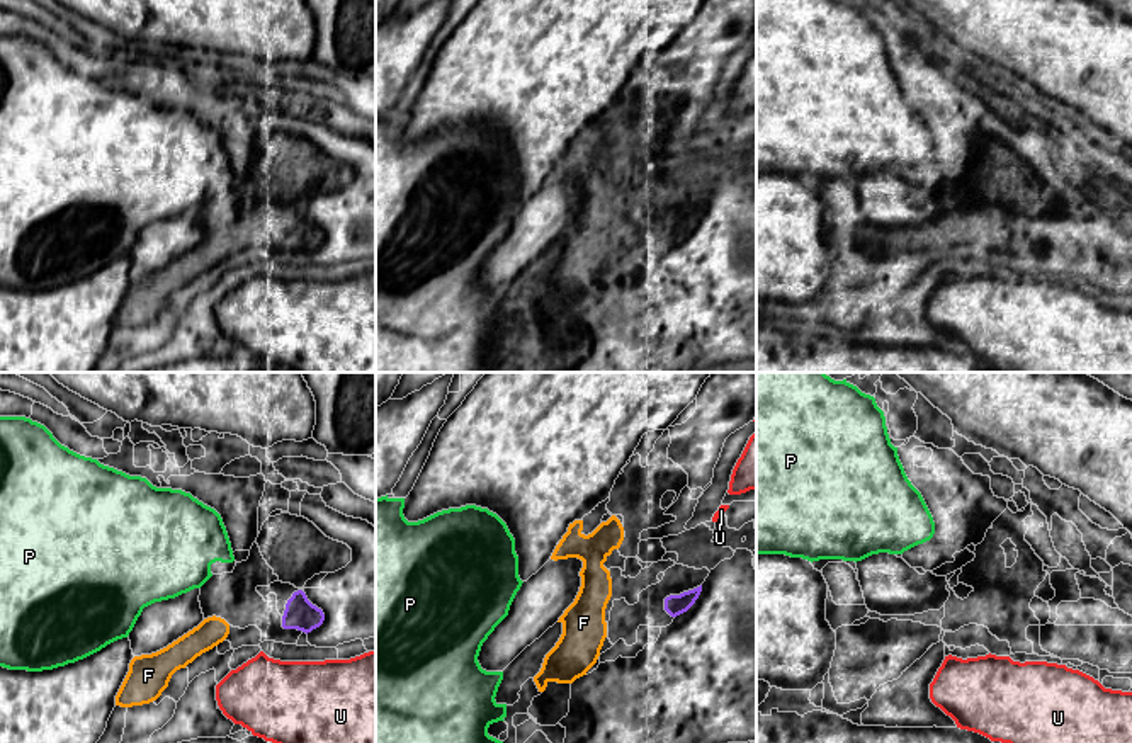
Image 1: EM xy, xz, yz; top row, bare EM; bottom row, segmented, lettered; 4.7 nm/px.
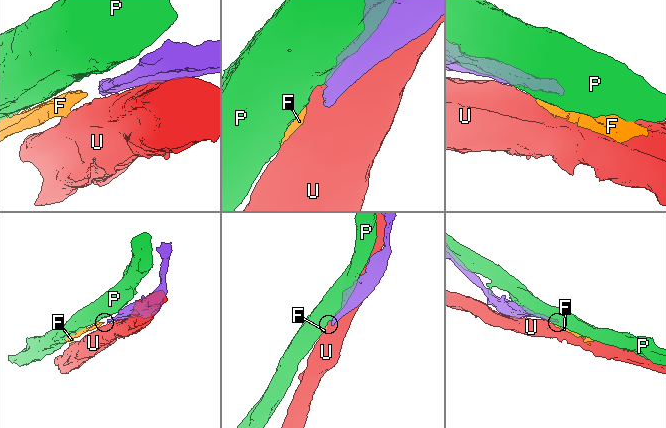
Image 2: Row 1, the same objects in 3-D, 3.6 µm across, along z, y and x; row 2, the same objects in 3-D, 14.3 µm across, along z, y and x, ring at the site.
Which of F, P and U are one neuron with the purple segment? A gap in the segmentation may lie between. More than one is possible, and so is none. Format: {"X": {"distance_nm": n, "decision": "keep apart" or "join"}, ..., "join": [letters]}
{"F": {"distance_nm": 260, "decision": "join"}, "P": {"distance_nm": 320, "decision": "keep apart"}, "U": {"distance_nm": 140, "decision": "keep apart"}, "join": ["F"]}

